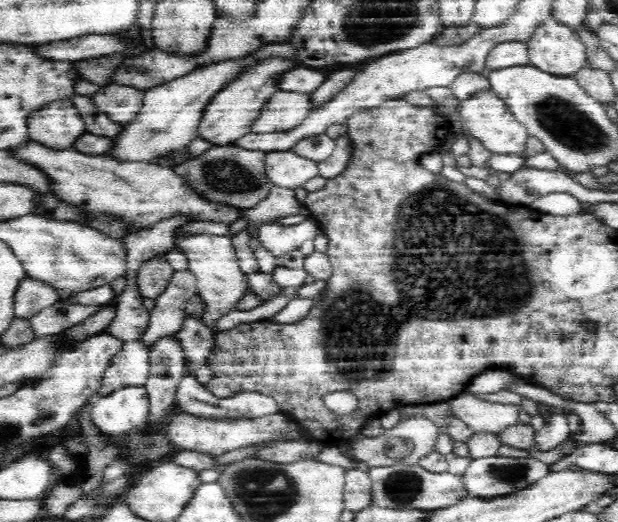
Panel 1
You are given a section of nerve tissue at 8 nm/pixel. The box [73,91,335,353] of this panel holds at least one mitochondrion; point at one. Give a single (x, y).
(227, 175)

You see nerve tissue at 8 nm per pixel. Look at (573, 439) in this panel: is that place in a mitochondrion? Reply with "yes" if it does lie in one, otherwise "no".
no

